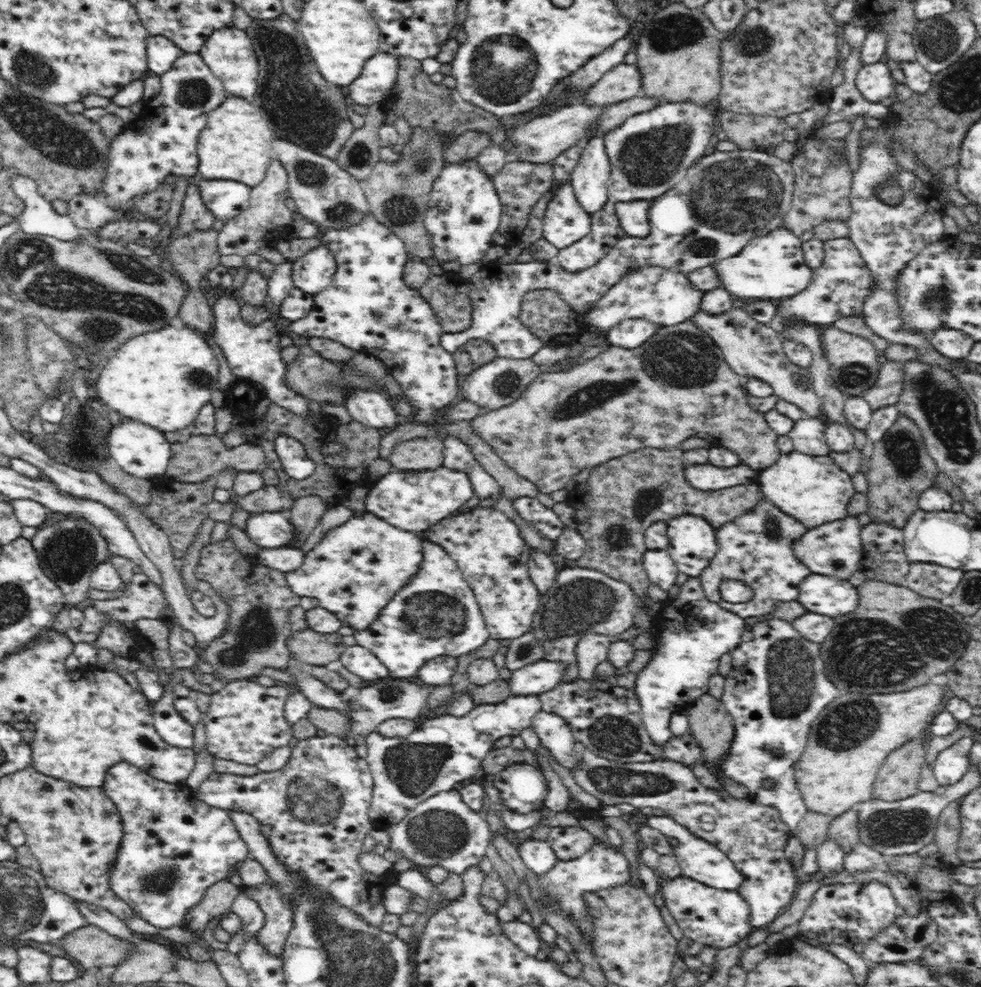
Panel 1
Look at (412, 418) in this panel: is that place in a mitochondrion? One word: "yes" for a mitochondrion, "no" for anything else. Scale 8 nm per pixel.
no

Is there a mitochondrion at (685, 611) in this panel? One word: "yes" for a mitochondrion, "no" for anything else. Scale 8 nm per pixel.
no

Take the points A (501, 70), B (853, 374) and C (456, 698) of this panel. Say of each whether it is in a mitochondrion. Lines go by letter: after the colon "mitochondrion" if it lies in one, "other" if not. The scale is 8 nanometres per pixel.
A: mitochondrion
B: mitochondrion
C: other

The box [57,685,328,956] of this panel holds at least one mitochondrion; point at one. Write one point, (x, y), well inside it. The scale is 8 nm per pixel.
(159, 880)

